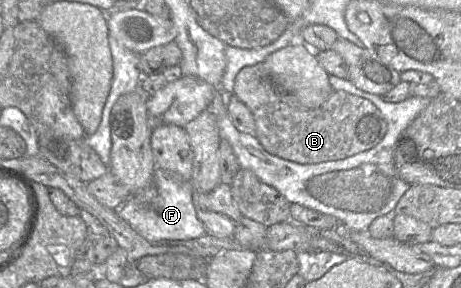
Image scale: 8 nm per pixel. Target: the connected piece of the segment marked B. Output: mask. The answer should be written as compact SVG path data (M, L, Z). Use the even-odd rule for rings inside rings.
M264 63L243 68L236 77L233 94L254 115L256 137L264 149L274 156L299 164L317 164L351 157L375 147L387 132L384 116L371 101L344 91L333 90L321 106L313 109L306 108L294 96L277 88Z

